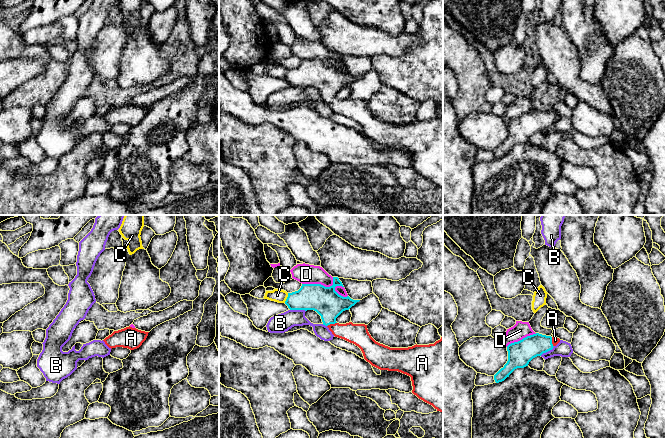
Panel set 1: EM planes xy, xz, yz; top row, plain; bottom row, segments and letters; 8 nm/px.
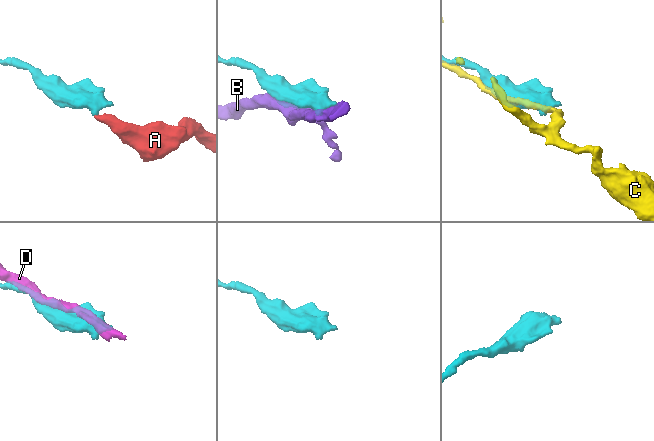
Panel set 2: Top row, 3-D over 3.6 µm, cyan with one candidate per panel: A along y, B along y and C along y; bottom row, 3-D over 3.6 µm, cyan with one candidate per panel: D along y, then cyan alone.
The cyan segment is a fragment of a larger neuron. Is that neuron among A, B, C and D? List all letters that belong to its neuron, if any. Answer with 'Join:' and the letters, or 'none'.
Join: A

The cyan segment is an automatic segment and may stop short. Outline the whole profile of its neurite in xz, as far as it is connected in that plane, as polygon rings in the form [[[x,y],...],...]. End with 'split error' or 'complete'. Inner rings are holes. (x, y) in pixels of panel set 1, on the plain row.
[[[333,53],[333,61],[325,63],[321,60],[302,60],[298,67],[288,69],[285,80],[290,86],[314,86],[335,113],[344,115],[358,122],[364,135],[380,146],[398,147],[411,153],[412,169],[419,175],[432,181],[437,187],[443,188],[443,113],[434,120],[414,121],[408,124],[390,124],[376,118],[368,108],[367,101],[339,100],[336,94],[345,86],[349,86],[360,76],[349,72],[343,73],[335,67],[336,62],[343,62],[338,53]]] | split error

